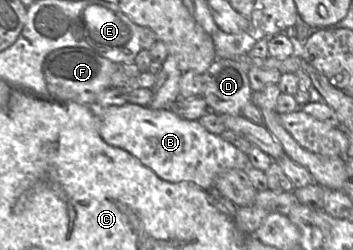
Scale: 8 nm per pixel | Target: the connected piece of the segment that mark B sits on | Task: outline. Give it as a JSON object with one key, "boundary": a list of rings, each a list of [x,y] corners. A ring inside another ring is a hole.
{"boundary":[[[127,102],[122,106],[110,106],[103,109],[96,107],[94,113],[98,132],[106,143],[126,150],[165,181],[190,182],[206,191],[212,191],[216,177],[222,172],[230,169],[246,171],[250,166],[247,154],[225,141],[220,135],[210,133],[199,121],[182,119],[169,109],[154,110],[149,106]]]}

